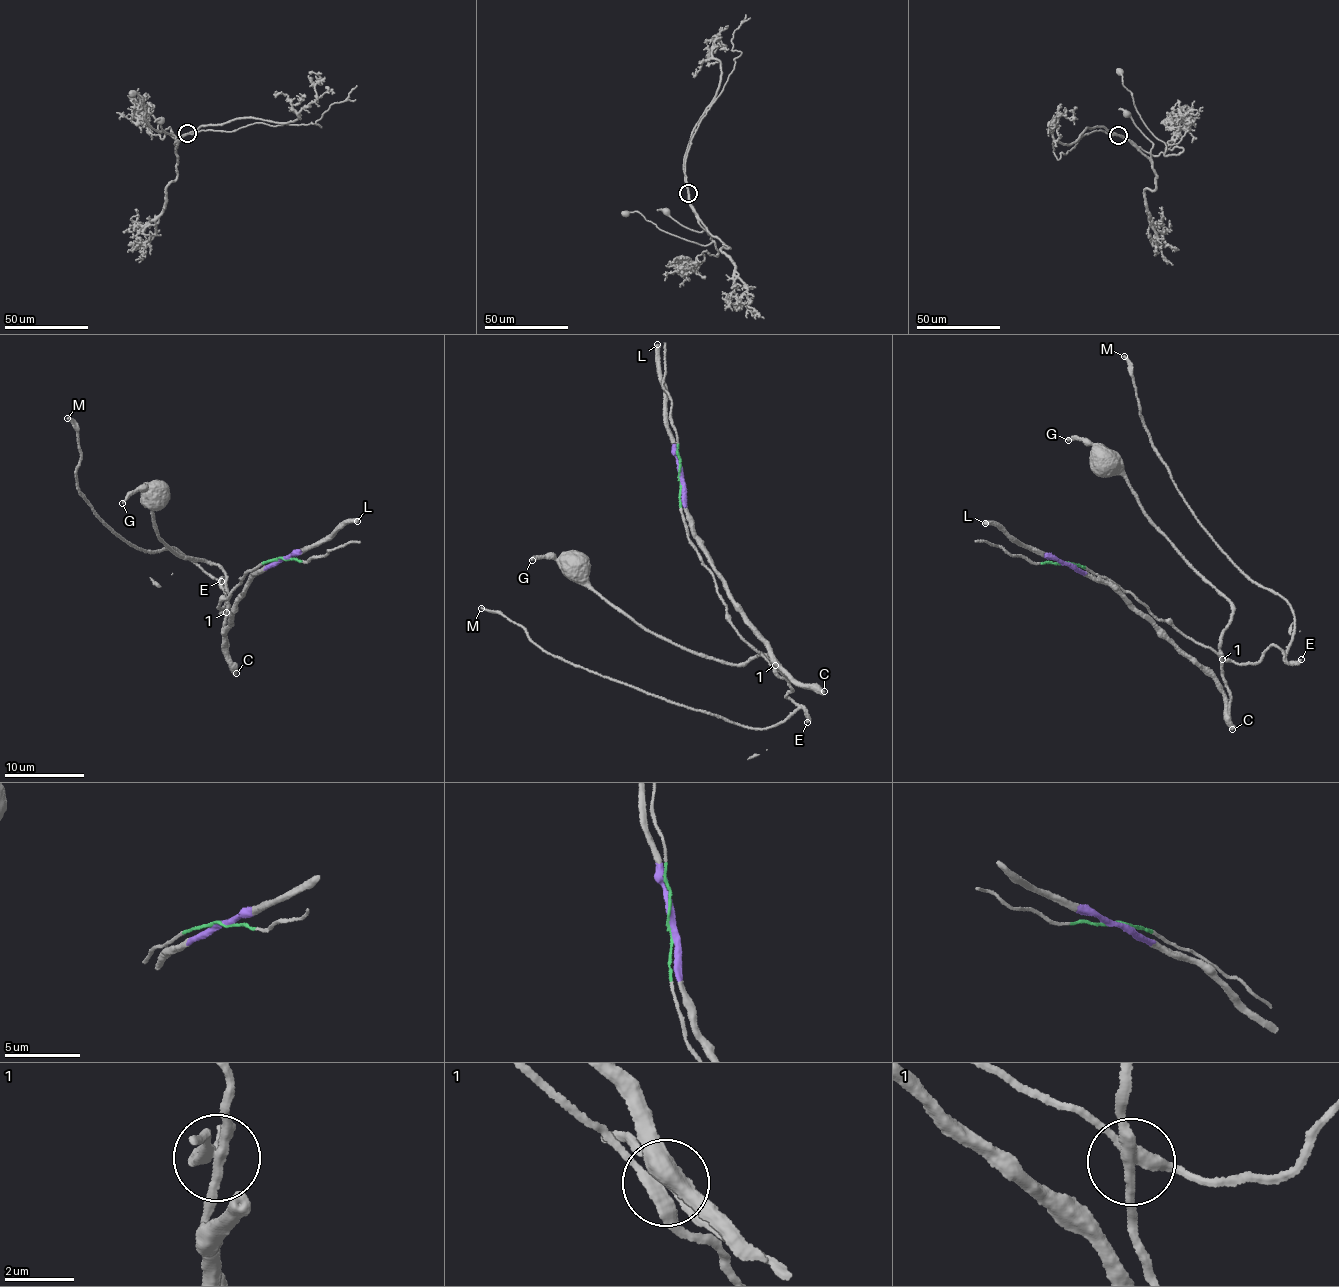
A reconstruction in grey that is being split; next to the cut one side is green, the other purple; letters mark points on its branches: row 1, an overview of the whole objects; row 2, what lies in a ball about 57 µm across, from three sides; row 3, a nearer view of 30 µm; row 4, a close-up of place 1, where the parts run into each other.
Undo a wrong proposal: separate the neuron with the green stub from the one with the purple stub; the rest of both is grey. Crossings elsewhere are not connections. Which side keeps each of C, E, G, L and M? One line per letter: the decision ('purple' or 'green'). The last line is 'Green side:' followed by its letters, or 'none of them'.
C: purple
E: green
G: purple
L: purple
M: green
Green side: E, M

